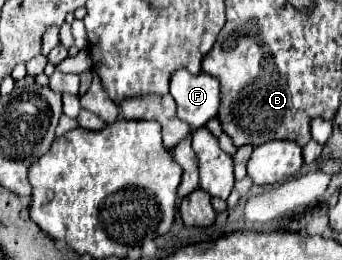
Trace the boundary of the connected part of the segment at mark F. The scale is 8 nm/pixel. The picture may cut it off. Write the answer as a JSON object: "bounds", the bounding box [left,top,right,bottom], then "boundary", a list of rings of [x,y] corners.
{"bounds":[170,70,220,128],"boundary":[[[176,70],[170,78],[170,94],[176,100],[176,114],[190,128],[200,128],[218,114],[220,84],[214,76]]]}

